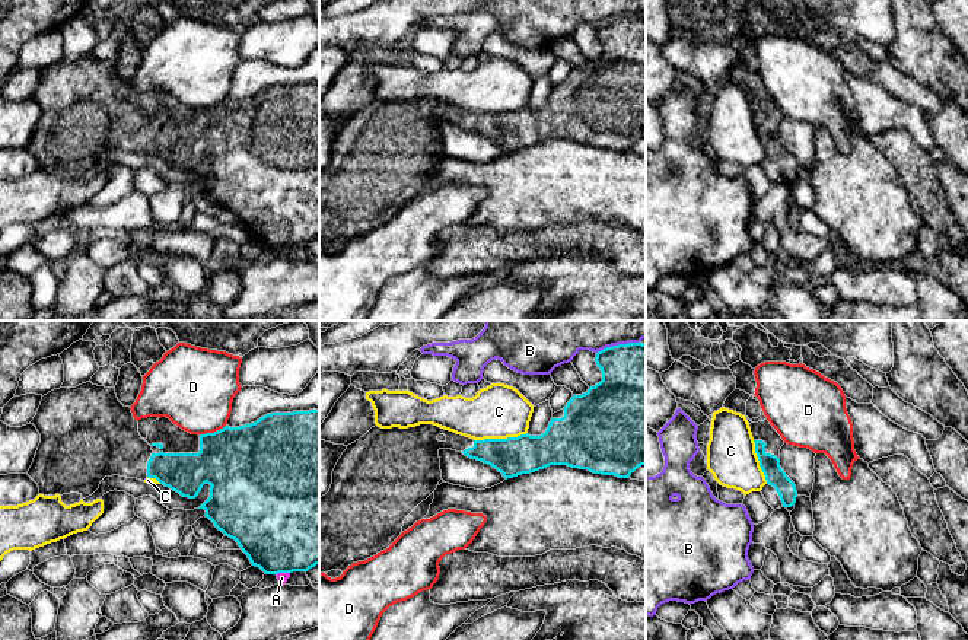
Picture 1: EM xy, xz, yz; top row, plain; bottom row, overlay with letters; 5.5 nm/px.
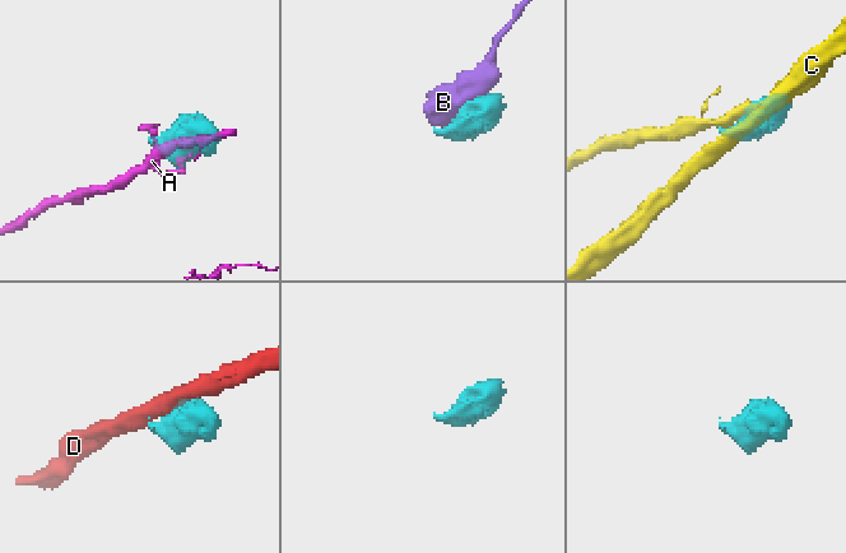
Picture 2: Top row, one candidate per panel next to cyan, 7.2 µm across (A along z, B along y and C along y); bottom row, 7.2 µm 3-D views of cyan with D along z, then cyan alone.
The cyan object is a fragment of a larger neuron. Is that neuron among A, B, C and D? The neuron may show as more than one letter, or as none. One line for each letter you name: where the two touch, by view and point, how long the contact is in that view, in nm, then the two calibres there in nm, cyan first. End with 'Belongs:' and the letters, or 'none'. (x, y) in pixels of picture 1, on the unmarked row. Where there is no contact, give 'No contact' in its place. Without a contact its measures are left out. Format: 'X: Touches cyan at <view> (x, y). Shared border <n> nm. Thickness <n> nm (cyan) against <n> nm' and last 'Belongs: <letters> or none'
Belongs: none

